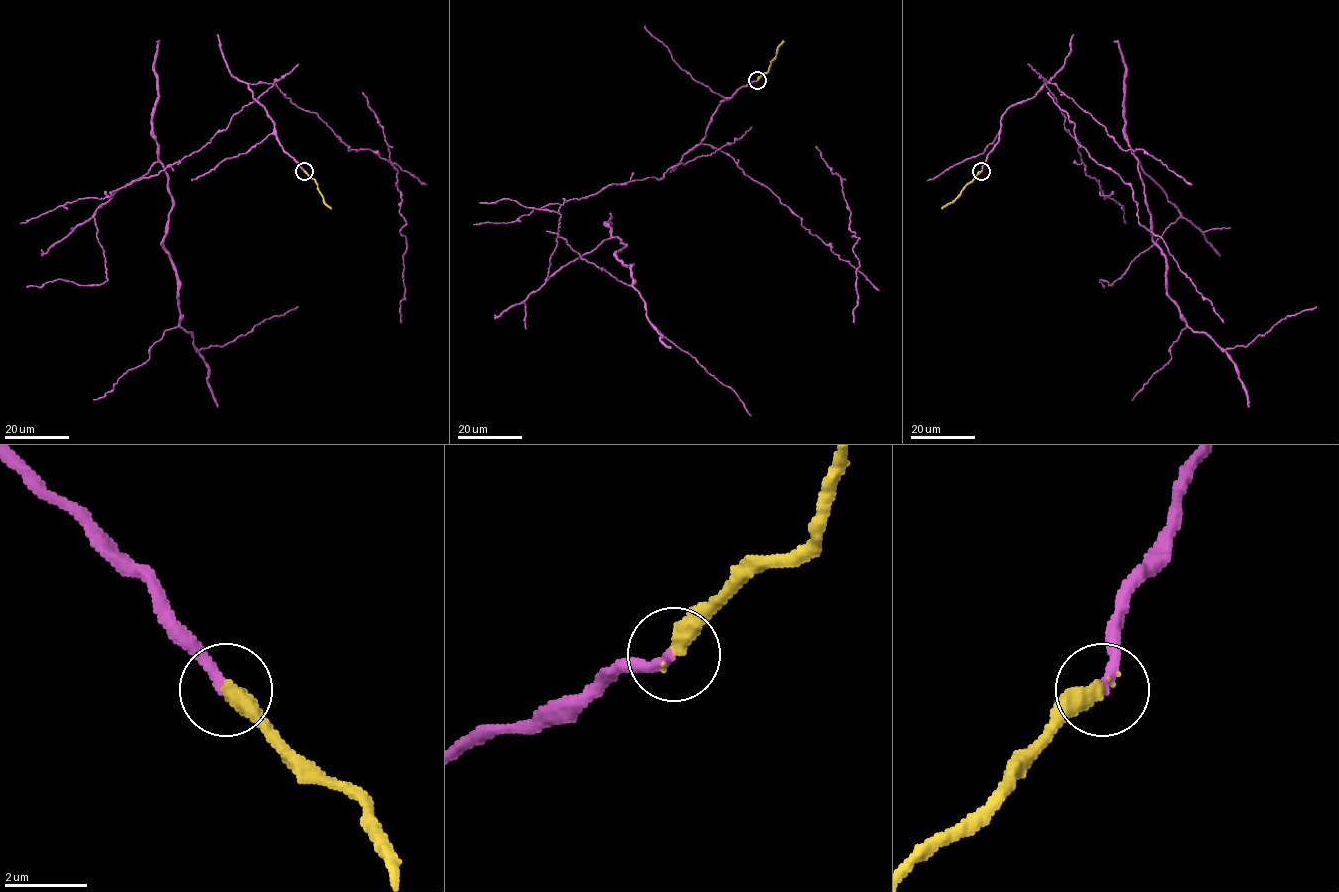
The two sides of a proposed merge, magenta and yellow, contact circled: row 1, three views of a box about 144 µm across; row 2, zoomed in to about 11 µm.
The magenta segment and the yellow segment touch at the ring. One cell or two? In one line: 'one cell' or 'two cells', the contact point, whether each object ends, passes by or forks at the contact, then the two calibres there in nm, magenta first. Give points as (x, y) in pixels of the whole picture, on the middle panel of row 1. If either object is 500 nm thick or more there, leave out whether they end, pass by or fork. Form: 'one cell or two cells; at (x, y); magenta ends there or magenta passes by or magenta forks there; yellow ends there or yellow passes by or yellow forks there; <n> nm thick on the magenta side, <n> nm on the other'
one cell; at (757, 80); magenta ends there; yellow ends there; 240 nm thick on the magenta side, 400 nm on the other

